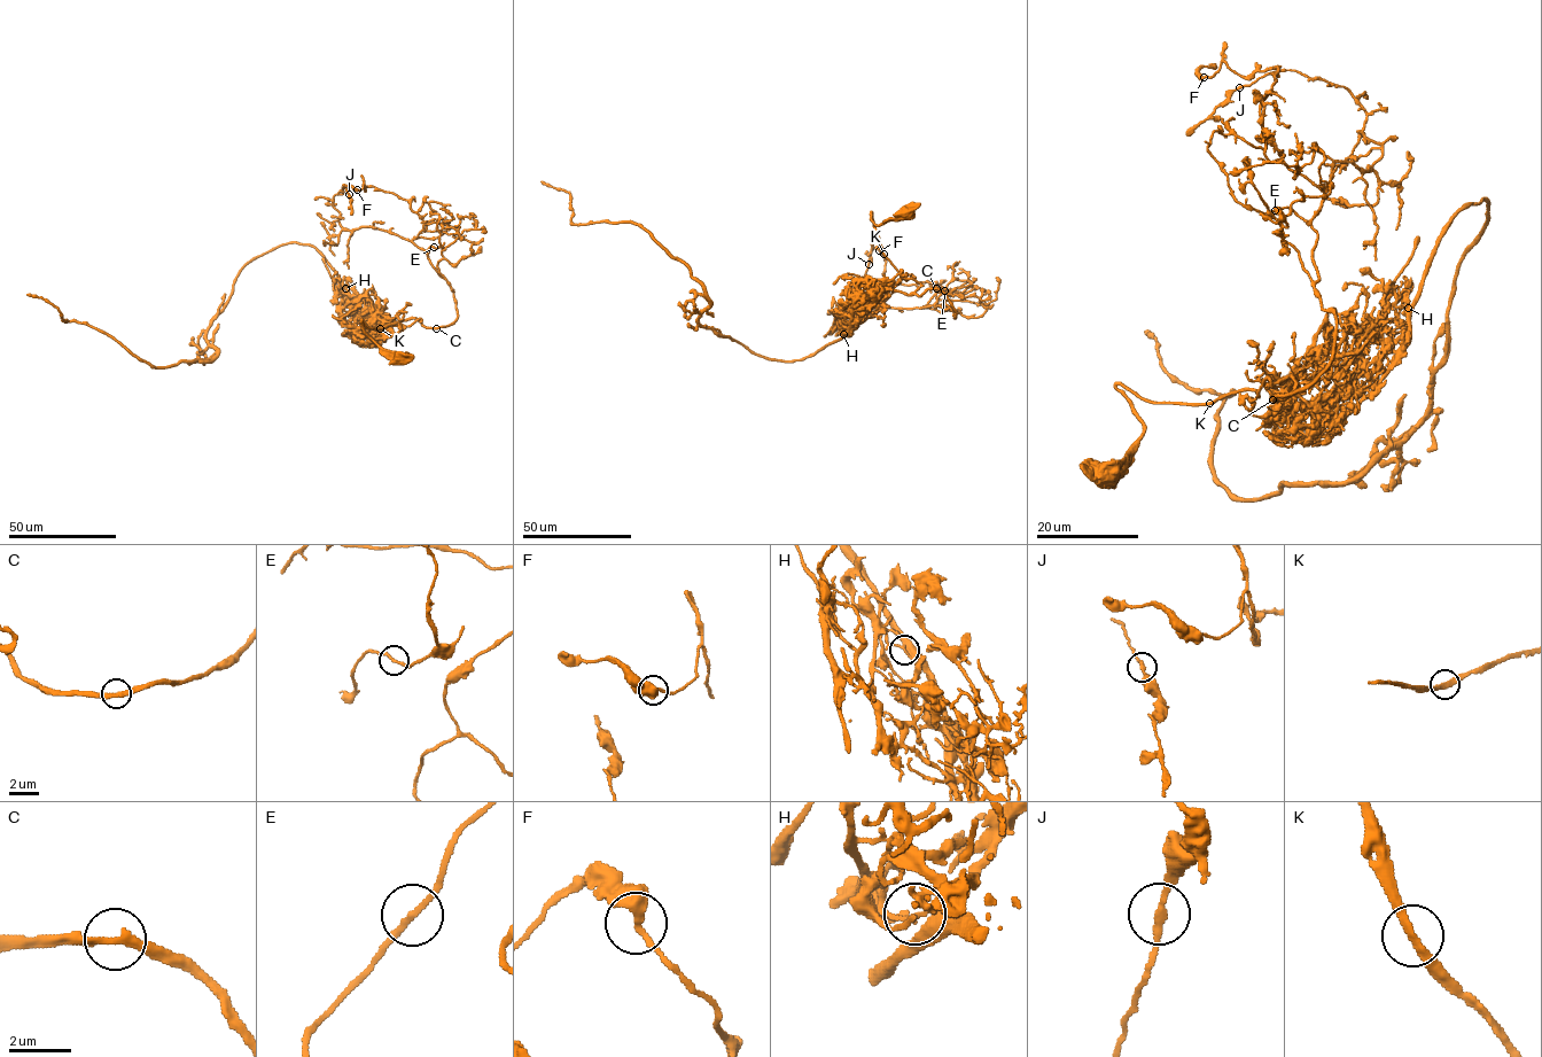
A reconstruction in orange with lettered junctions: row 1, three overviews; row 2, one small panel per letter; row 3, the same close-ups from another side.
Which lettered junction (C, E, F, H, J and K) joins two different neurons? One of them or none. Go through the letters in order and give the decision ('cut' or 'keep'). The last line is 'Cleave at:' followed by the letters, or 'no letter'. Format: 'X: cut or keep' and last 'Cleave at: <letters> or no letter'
C: keep
E: keep
F: keep
H: cut
J: keep
K: keep
Cleave at: H

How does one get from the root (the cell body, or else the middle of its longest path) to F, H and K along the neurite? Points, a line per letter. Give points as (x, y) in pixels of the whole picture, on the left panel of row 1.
F: (403, 358), (361, 320), (445, 327), (457, 317), (453, 292), (412, 241), (423, 224), (407, 200), (357, 189)
H: (403, 358), (379, 348), (361, 320), (404, 326), (374, 334), (364, 300), (353, 302), (345, 288)
K: (403, 358), (397, 352), (379, 348), (364, 332), (361, 320), (368, 327), (380, 328)

